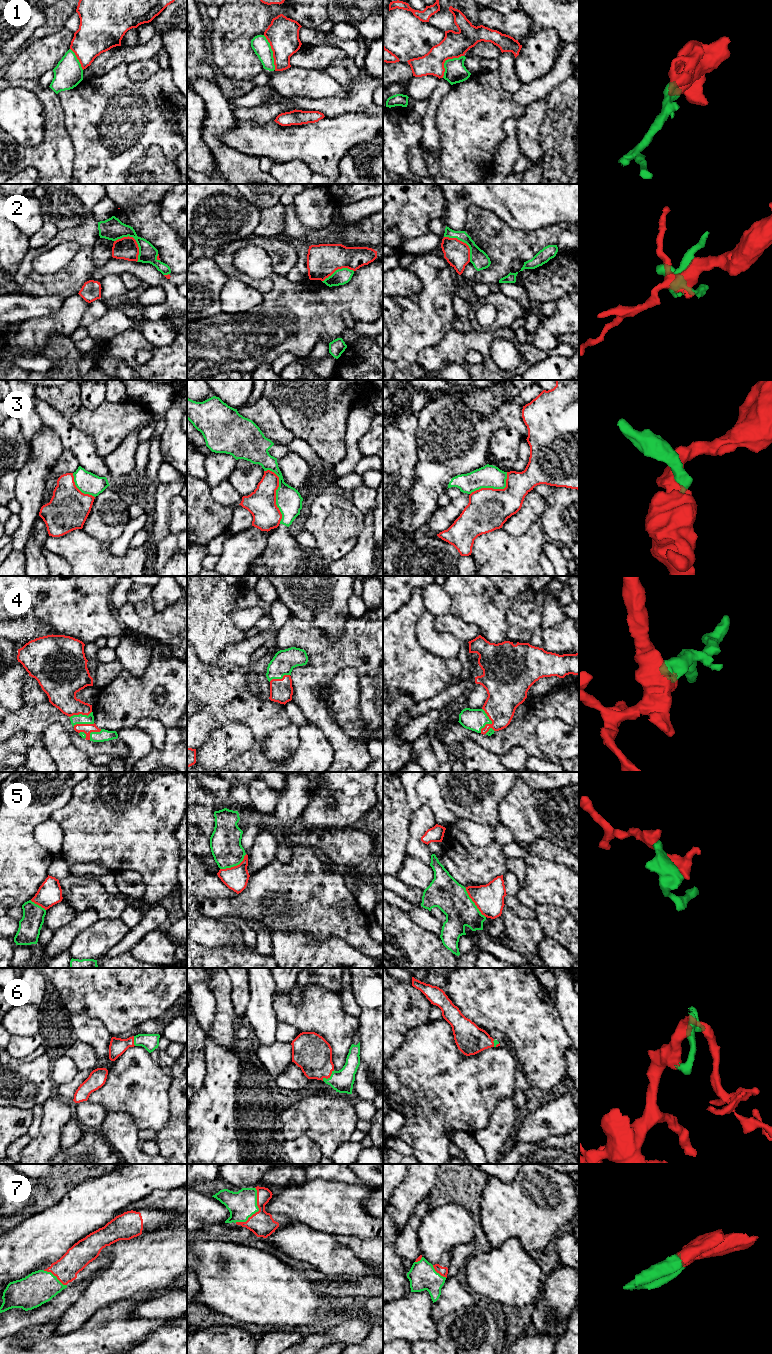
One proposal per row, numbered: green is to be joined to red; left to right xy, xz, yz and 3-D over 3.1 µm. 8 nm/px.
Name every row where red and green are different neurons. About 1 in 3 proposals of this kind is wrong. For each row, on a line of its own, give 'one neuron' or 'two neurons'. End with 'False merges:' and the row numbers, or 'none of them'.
1: two neurons
2: two neurons
3: two neurons
4: one neuron
5: two neurons
6: one neuron
7: one neuron
False merges: 1, 2, 3, 5

